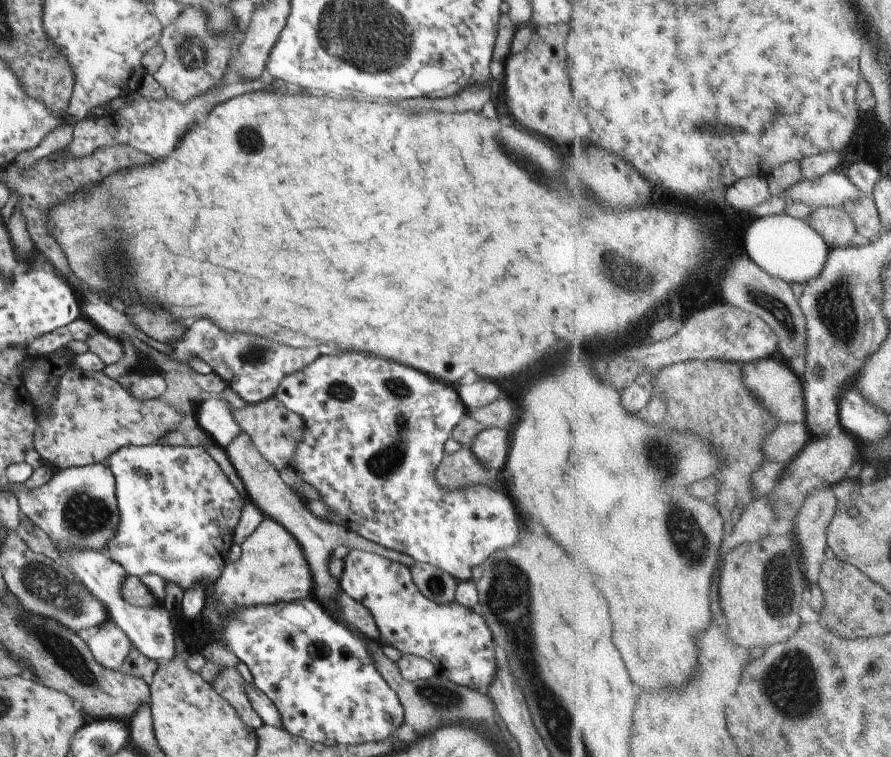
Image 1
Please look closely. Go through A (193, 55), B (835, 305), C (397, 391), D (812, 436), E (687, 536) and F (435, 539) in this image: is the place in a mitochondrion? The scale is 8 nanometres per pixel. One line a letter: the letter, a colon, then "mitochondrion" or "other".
A: mitochondrion
B: mitochondrion
C: mitochondrion
D: other
E: mitochondrion
F: other

